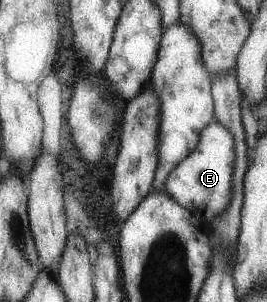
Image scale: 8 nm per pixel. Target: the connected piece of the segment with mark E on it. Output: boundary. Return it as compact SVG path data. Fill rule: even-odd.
M216 120L201 129L195 148L166 176L164 192L168 194L178 205L185 207L192 215L195 222L205 225L211 224L211 219L218 215L230 199L231 177L235 153L233 137Z

